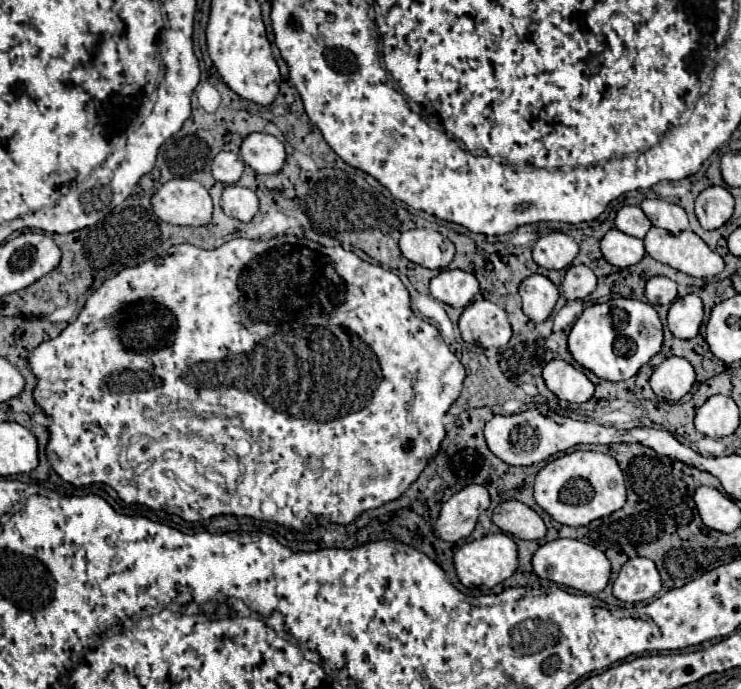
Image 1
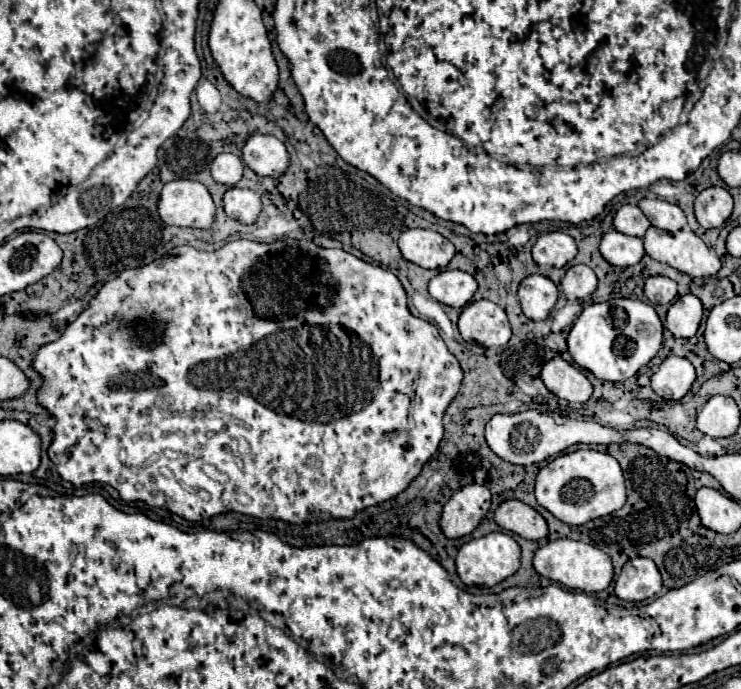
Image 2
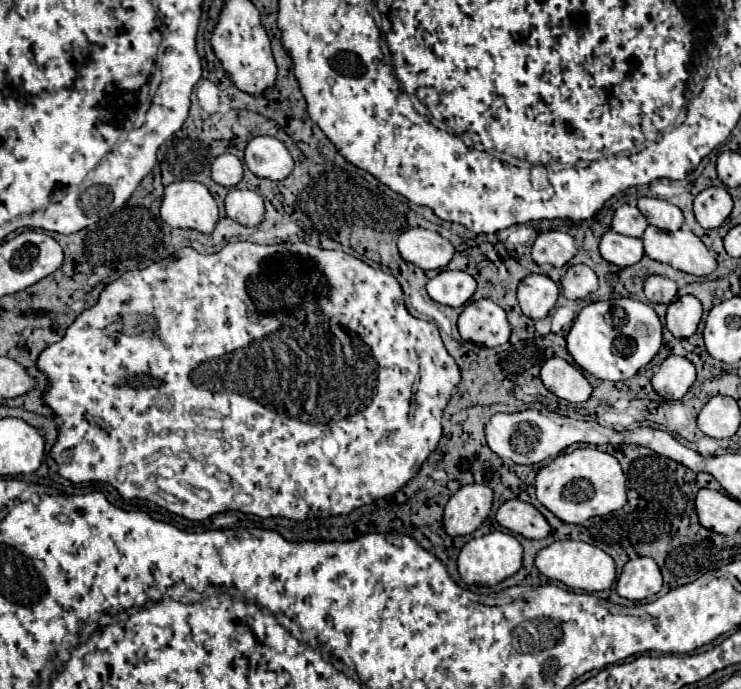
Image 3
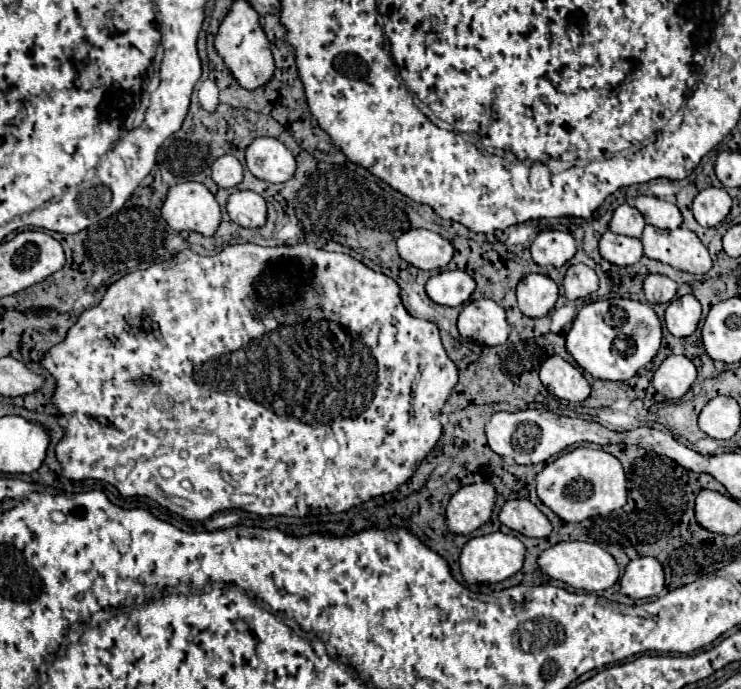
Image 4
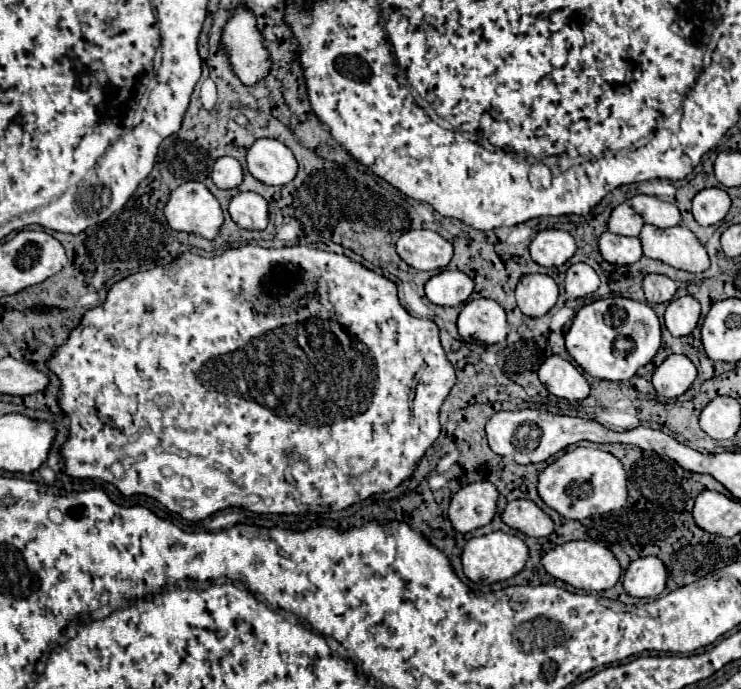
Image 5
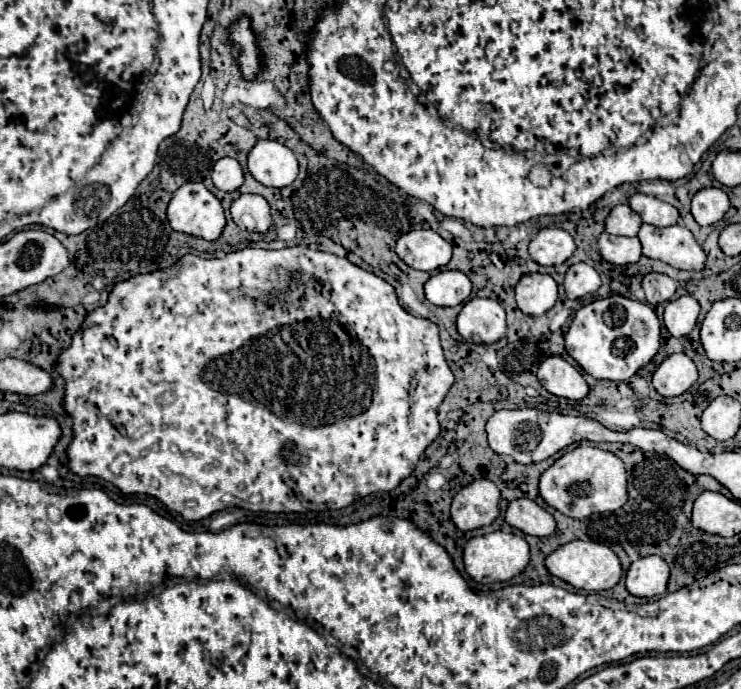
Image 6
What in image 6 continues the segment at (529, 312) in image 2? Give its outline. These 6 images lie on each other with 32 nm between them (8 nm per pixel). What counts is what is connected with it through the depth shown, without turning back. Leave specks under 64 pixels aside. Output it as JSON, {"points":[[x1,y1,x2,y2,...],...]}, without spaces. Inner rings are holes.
{"points":[[526,274,516,286,518,308,528,316,546,314,558,300,558,286,548,274]]}

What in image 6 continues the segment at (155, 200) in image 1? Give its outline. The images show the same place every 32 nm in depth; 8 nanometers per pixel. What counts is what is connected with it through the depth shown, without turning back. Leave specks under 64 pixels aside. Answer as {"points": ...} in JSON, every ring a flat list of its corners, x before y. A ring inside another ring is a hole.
{"points":[[186,182,174,194,166,208,170,226,176,232,216,240,226,224,220,200,200,182]]}

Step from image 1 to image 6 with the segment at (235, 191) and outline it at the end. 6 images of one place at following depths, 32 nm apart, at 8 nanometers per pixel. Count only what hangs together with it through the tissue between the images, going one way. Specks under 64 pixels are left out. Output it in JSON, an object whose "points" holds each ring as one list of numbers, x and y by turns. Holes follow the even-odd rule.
{"points":[[240,194,230,206,230,214,240,230,266,232,270,226,270,206,258,194]]}

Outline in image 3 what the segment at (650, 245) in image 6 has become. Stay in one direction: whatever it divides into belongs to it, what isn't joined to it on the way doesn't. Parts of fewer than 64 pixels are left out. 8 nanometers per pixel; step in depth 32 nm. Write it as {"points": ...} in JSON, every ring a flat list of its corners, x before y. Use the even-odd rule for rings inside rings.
{"points":[[648,226,644,236,644,252,658,262,670,264,692,276,708,276,718,268,716,256,704,246,704,242,688,228,678,232,664,232,656,226]]}

